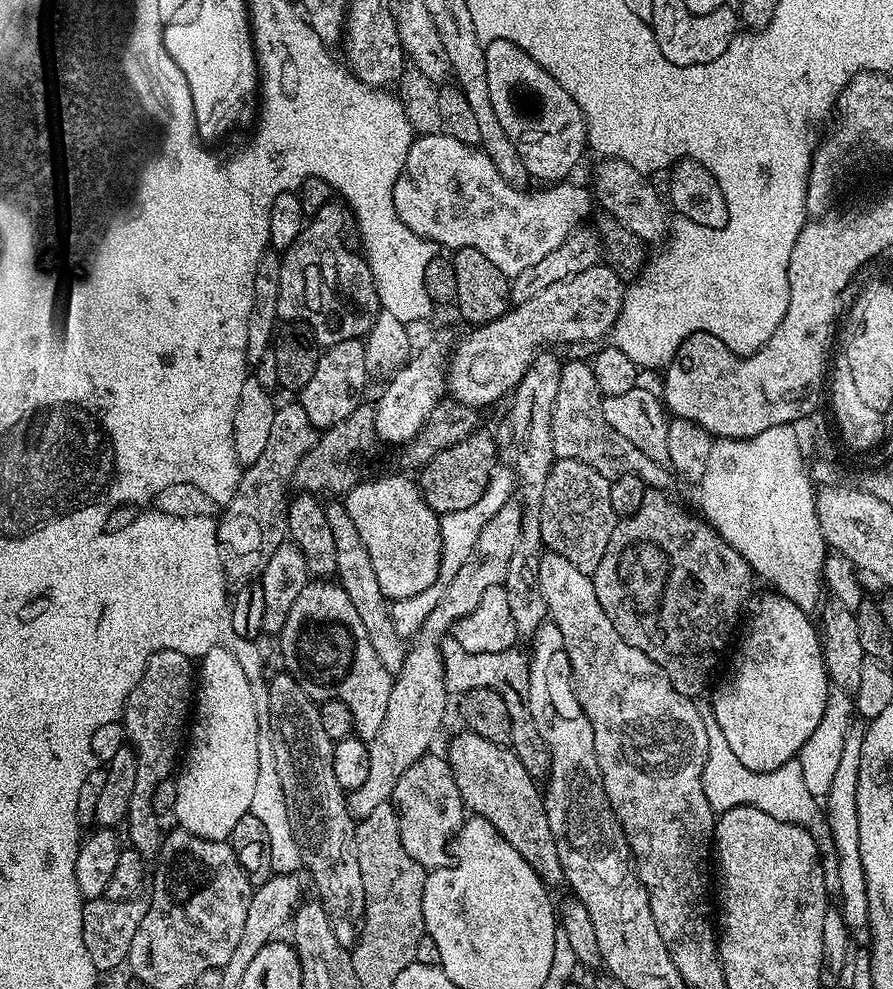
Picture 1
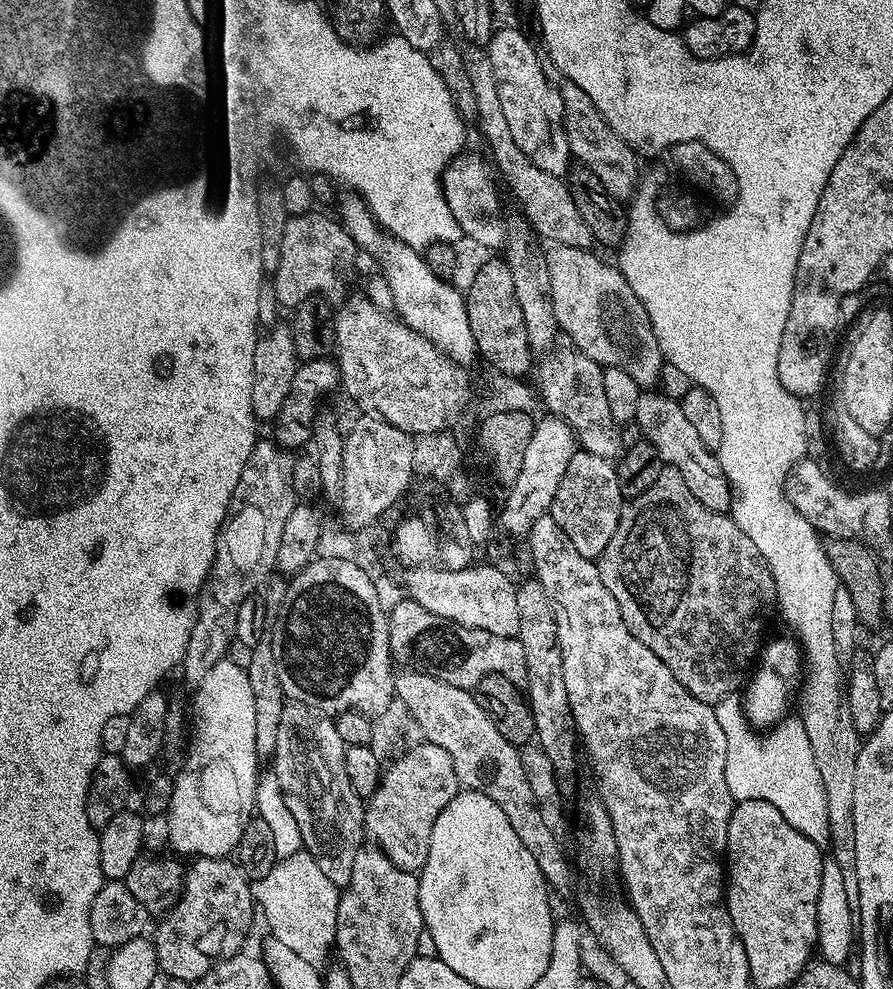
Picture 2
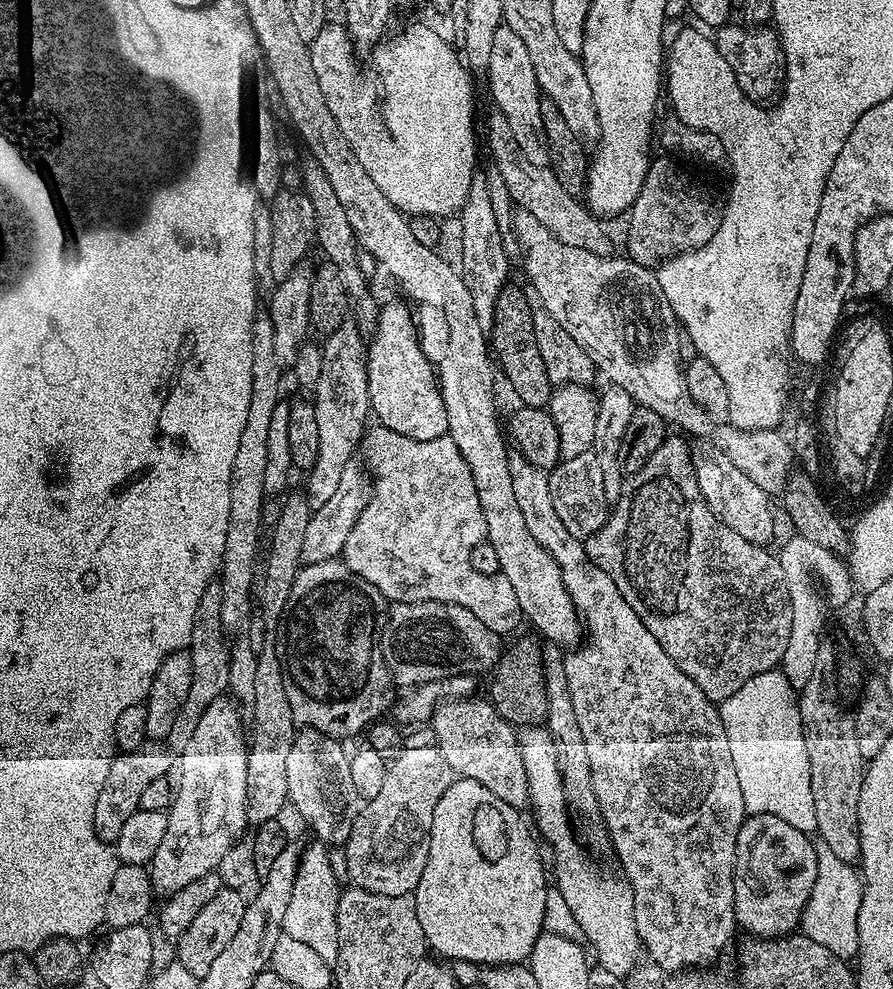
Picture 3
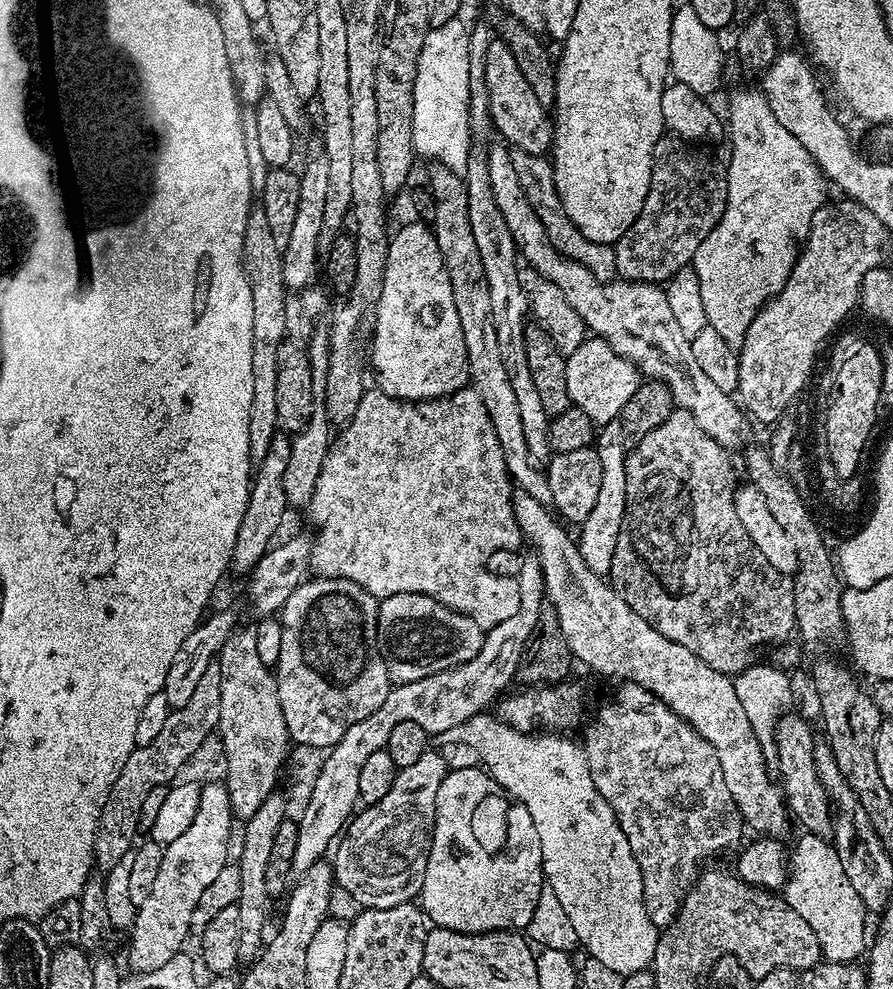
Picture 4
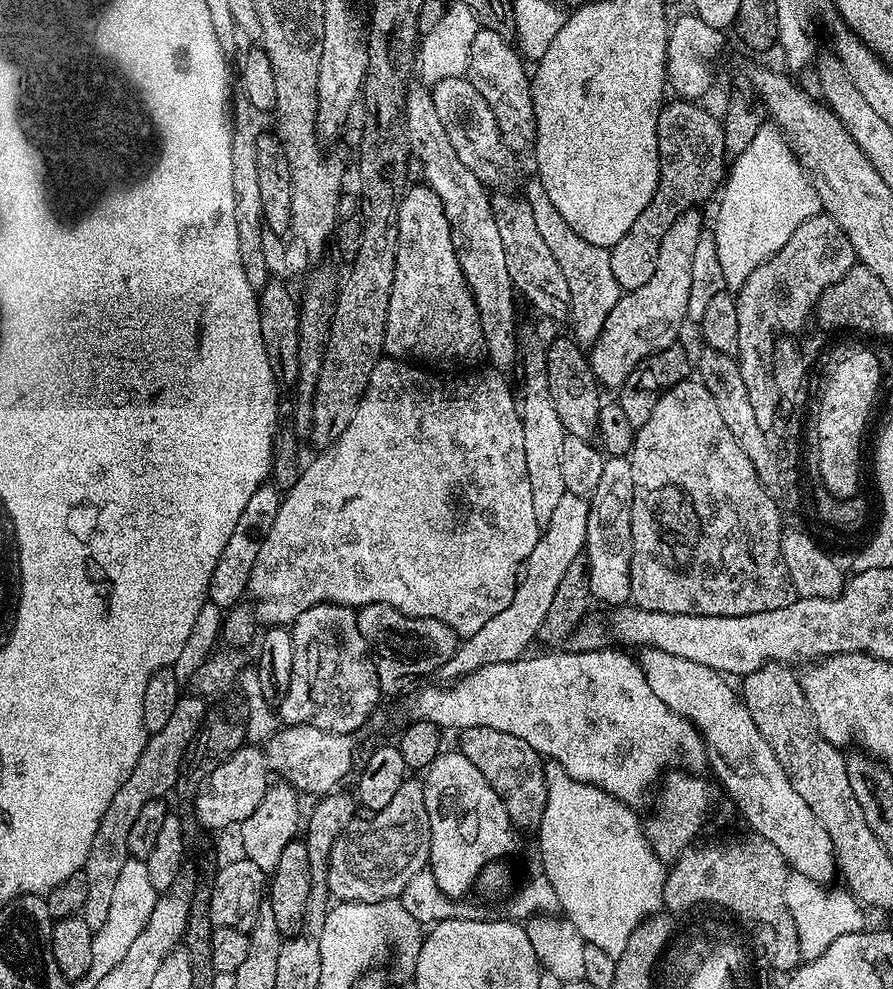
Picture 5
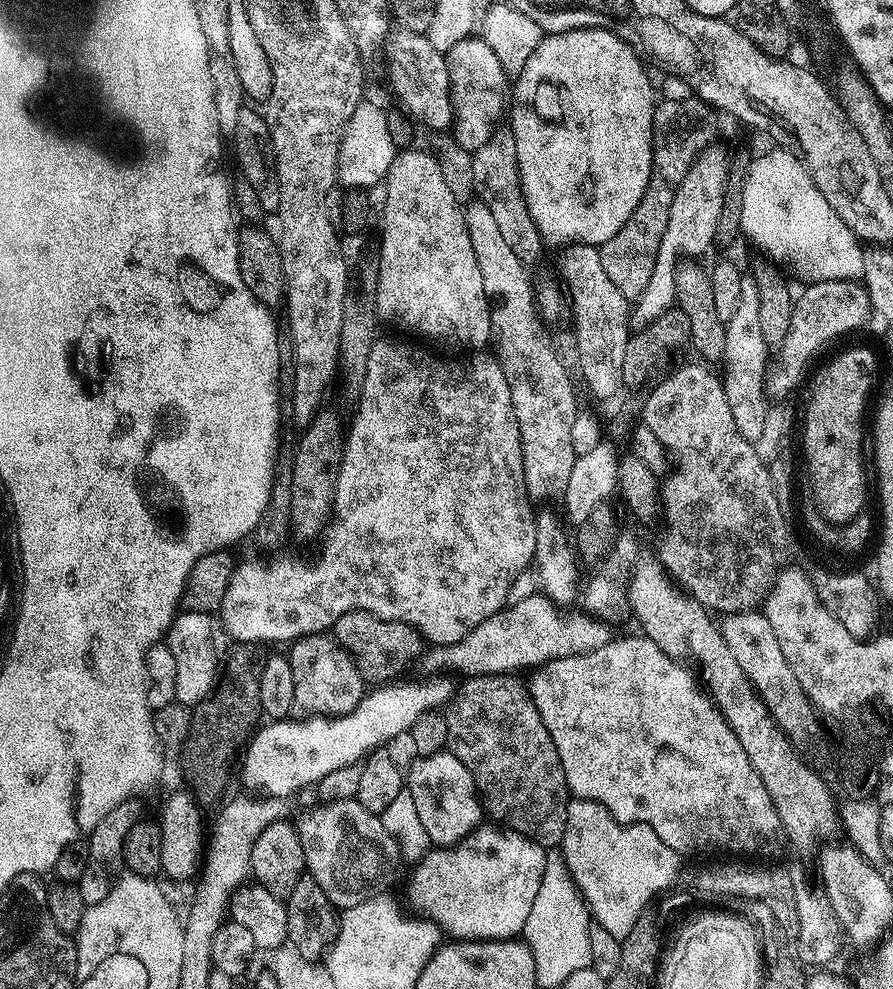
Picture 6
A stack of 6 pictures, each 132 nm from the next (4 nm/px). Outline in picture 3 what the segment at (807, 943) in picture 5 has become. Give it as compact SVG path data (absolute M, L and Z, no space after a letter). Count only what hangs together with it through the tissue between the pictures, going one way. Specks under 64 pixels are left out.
M824 843L816 844L816 853L818 854L818 878L814 878L814 890L810 890L810 898L806 902L800 919L802 932L814 942L818 942L818 946L826 946L830 954L842 960L851 961L860 950L858 910L862 906L864 893L862 876L853 865L839 859Z

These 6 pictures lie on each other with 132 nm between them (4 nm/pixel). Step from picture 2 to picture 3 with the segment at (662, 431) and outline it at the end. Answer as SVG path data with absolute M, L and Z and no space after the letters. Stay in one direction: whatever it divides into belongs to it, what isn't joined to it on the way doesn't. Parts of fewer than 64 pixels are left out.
M693 447L691 454L698 490L713 514L723 524L730 526L734 534L742 534L746 542L771 545L772 508L768 505L769 493L758 490L758 486L754 486L754 482L750 482L750 478L746 478L746 474L742 474L742 470L738 470L738 466L734 466L734 462L730 462L730 458L726 458L726 454L719 452L716 447Z

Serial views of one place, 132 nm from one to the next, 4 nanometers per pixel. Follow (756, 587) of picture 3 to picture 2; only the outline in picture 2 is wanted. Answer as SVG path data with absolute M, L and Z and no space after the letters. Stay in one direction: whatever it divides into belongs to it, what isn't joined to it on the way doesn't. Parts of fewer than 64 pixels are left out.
M661 467L654 486L650 486L650 490L646 490L646 494L631 497L623 505L617 529L606 548L602 550L599 559L596 560L596 569L602 578L602 586L606 586L606 590L610 590L610 594L614 594L614 602L618 602L618 610L622 610L622 622L626 622L630 634L634 634L634 638L638 638L638 642L642 642L642 646L654 650L654 654L658 654L658 658L662 658L665 666L672 671L674 678L678 678L678 682L682 682L684 689L690 694L694 694L694 698L698 698L698 702L706 702L715 706L720 700L728 700L731 692L738 691L737 693L739 693L745 687L750 676L750 669L759 657L762 645L766 640L764 619L767 618L768 611L771 608L773 611L774 605L777 603L776 582L768 569L767 562L762 558L762 554L758 554L758 546L754 546L754 542L750 542L750 538L746 538L746 534L742 534L742 530L732 520L731 515L711 512L706 506L702 506L702 502L698 502L698 498L694 498L694 494L690 494L690 486L686 486L686 482L682 482L682 474L678 474L676 468Z

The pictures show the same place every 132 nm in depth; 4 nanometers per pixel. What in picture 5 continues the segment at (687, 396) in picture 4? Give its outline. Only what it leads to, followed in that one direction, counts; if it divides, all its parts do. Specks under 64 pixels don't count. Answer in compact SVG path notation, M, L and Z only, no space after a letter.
M451 76L435 81L431 85L430 95L434 110L438 110L438 119L454 146L454 154L462 161L462 166L474 174L485 186L493 186L504 176L508 168L510 153L506 142L502 142L498 122L494 122L494 110L486 106L482 94L464 76Z

